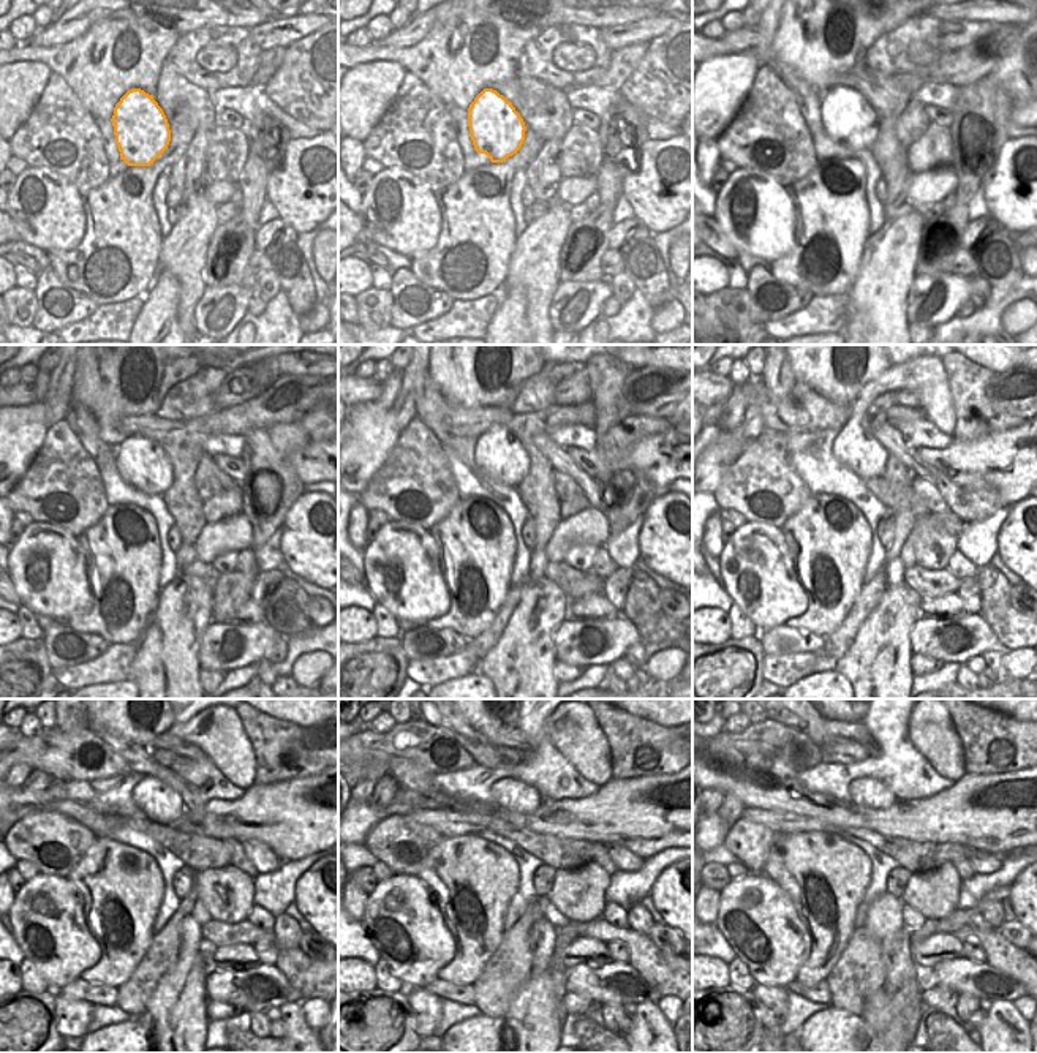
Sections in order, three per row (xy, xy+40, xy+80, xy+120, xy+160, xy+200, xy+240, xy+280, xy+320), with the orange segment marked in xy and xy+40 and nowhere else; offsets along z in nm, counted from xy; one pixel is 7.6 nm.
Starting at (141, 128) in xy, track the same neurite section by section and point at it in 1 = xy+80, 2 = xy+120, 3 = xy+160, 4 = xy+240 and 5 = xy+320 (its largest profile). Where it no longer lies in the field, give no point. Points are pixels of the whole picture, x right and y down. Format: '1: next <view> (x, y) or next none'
1: next xy+80 (848, 119)
2: next xy+120 (141, 462)
3: next xy+160 (498, 454)
4: next xy+240 (158, 802)
5: next xy+320 (870, 792)

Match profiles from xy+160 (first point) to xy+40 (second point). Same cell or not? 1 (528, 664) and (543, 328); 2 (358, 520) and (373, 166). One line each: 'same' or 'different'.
1: same
2: different

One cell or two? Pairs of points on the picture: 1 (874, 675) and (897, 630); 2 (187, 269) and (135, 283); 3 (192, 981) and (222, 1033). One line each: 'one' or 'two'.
1: one
2: two
3: two

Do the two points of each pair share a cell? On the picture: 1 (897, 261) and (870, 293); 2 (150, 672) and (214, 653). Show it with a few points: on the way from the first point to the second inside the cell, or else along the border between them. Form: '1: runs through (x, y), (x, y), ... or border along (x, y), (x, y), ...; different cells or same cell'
1: runs through (889, 269), (878, 285); same cell
2: border along (211, 623), (201, 641), (198, 653), (199, 668); different cells

